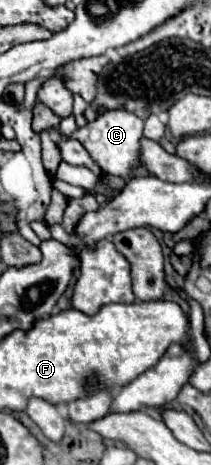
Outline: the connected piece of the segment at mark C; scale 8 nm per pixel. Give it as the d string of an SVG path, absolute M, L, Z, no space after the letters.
M114 109L102 113L96 121L88 123L86 127L78 129L72 133L84 149L90 153L90 157L110 175L116 177L128 177L136 167L140 167L140 139L142 139L142 129L144 121L130 111L124 109Z

